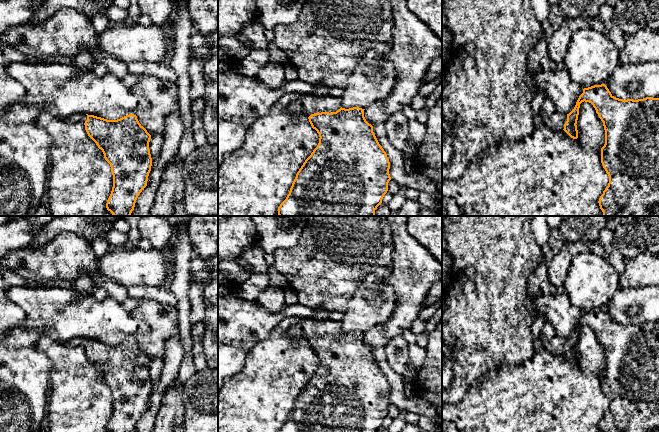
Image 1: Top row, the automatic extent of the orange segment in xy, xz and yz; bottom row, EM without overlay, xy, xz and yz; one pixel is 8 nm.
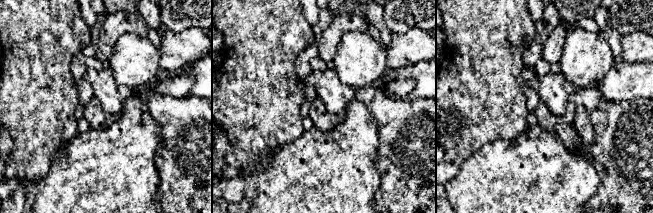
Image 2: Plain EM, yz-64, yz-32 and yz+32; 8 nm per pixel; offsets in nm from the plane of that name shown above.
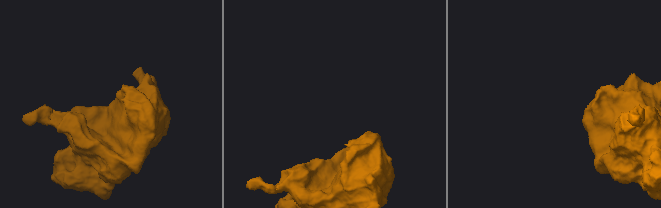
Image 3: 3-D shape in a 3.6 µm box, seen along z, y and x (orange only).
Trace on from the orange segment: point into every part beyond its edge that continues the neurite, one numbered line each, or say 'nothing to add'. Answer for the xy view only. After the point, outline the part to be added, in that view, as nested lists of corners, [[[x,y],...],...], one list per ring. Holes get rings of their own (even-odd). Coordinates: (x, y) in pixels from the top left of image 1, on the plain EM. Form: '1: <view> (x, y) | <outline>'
1: xy (76, 342) | [[[46,329],[44,330],[44,334],[48,335],[51,339],[59,342],[59,343],[64,343],[66,346],[71,346],[71,347],[85,347],[87,344],[87,339],[86,338],[74,338],[71,339],[67,342],[62,342],[57,333],[54,330],[51,329]]]

